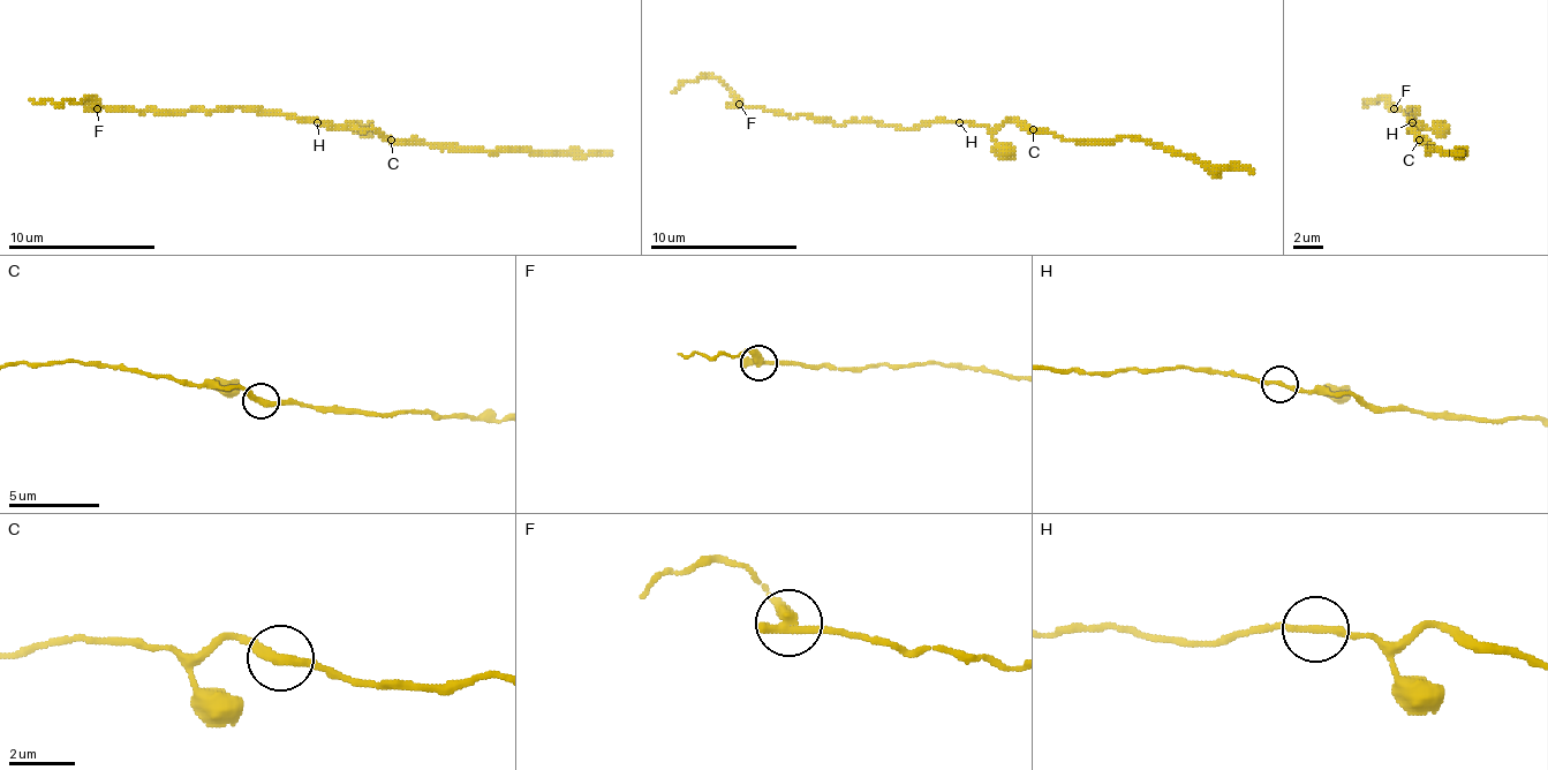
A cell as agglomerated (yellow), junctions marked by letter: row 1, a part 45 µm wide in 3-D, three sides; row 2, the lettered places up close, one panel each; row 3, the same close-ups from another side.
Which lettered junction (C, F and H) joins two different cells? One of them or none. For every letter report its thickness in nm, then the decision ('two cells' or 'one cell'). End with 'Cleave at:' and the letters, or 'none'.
C: 320 nm | one cell
F: 360 nm | two cells
H: 200 nm | one cell
Cleave at: F

